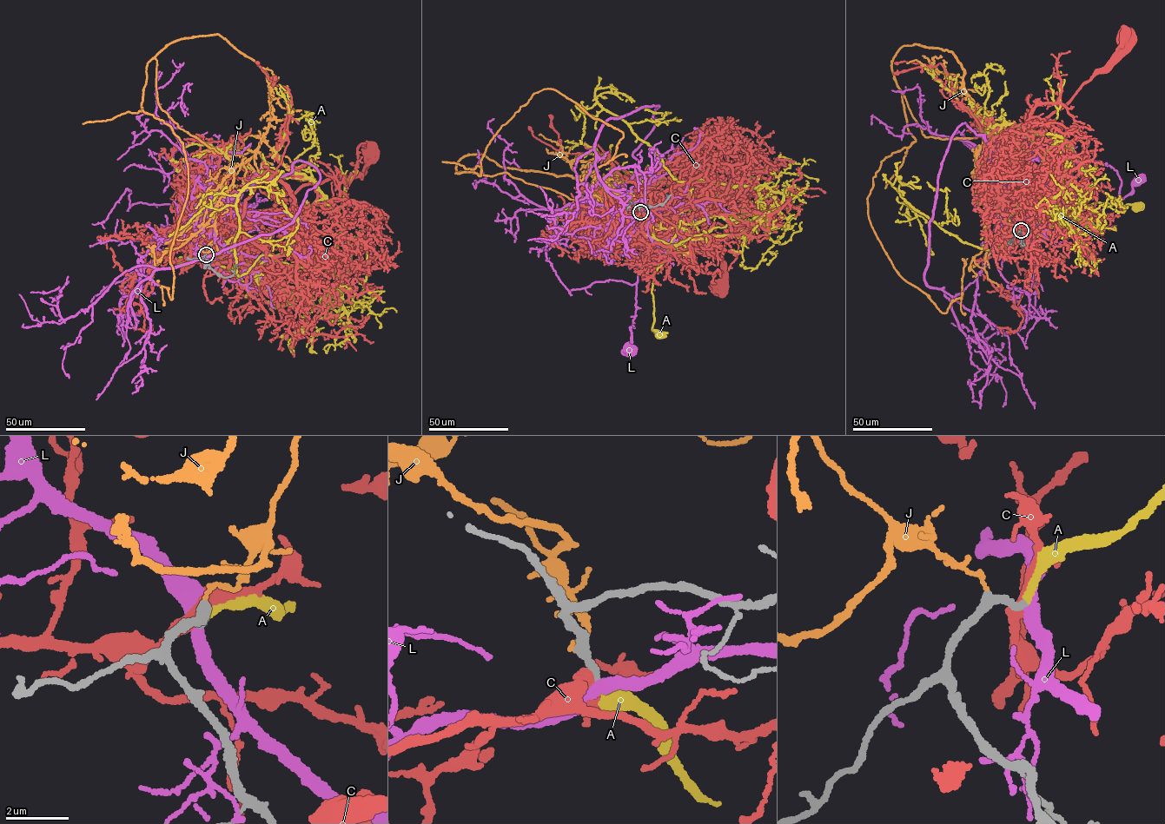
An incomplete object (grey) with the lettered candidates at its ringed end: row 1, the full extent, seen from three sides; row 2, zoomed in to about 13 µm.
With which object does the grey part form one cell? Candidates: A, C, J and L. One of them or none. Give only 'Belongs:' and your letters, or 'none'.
Belongs: A

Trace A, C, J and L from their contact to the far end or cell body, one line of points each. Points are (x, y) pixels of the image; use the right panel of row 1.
A: (1022, 231), (1067, 213), (1092, 223), (1078, 228), (1043, 194), (1048, 227), (1082, 205), (1140, 207)
C: (1021, 231), (1040, 213), (1016, 161), (1038, 138), (1046, 118), (1104, 67), (1125, 34)
J: (1019, 230), (976, 175), (990, 128), (926, 137), (902, 92), (915, 141), (870, 223), (943, 313), (967, 258)
L: (1022, 231), (1002, 204), (997, 185), (996, 165), (1007, 156), (1101, 161), (1117, 171), (1121, 201), (1141, 179)

